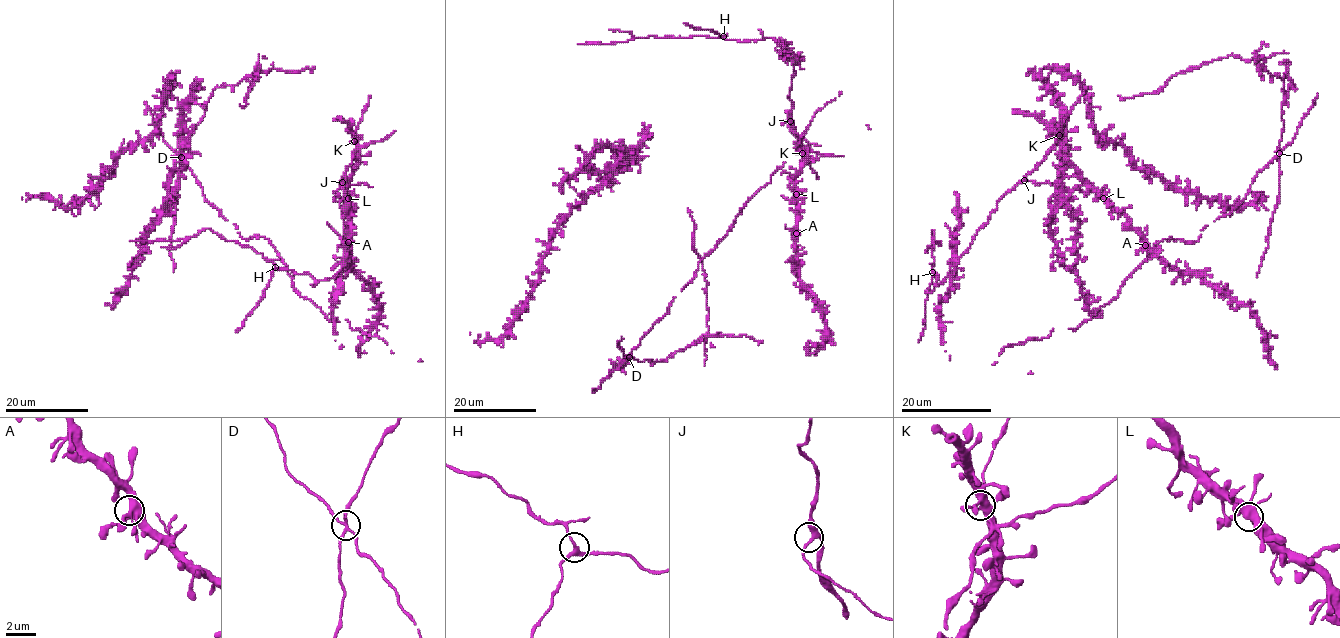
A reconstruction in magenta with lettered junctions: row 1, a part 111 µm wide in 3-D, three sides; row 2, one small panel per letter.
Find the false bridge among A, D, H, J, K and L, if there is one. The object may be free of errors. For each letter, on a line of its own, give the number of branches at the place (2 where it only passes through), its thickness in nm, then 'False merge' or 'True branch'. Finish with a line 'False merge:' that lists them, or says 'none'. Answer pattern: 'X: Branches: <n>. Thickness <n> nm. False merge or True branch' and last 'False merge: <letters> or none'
A: Branches: 5. Thickness 380 nm. True branch
D: Branches: 5. Thickness 180 nm. False merge
H: Branches: 3. Thickness 200 nm. True branch
J: Branches: 3. Thickness 280 nm. True branch
K: Branches: 5. Thickness 240 nm. True branch
L: Branches: 5. Thickness 440 nm. True branch
False merge: D

